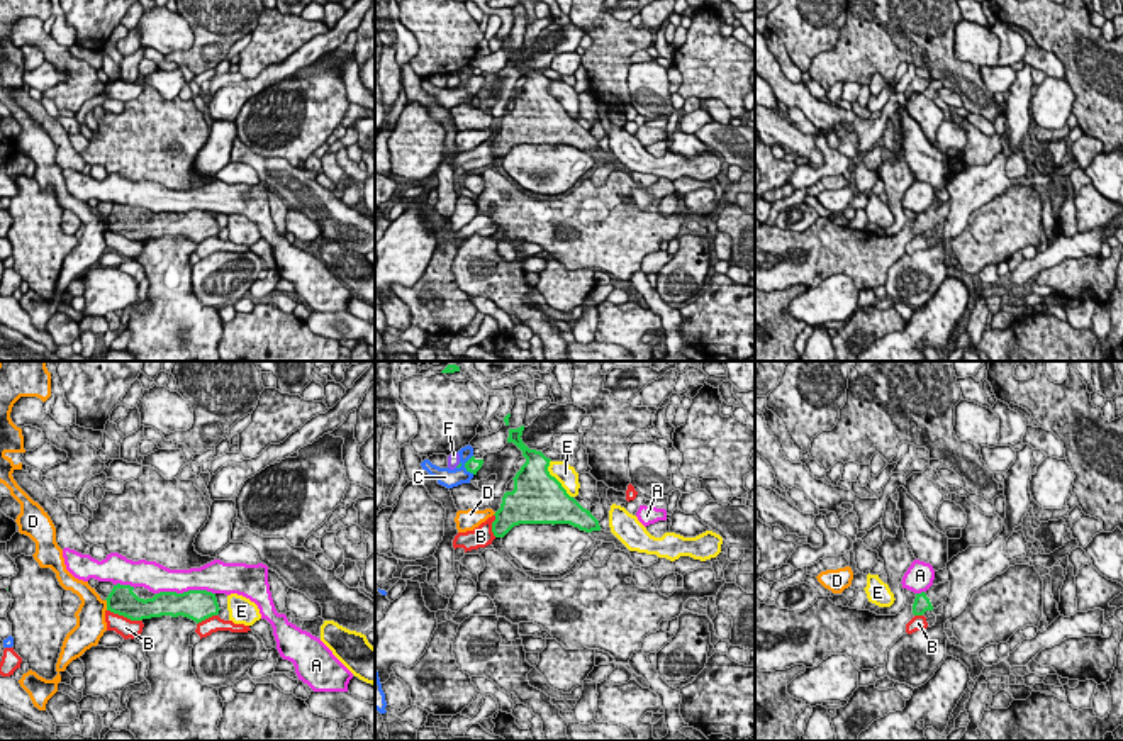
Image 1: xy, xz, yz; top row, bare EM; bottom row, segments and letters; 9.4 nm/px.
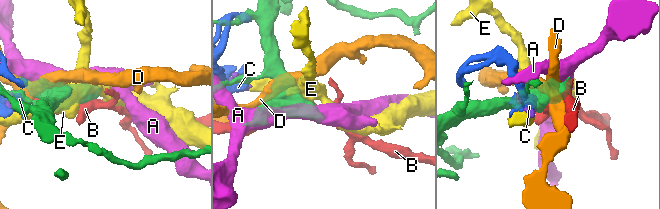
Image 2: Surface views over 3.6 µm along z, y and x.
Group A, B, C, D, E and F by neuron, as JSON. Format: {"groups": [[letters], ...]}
{"groups": [["A"], ["B"], ["C"], ["D"], ["E"], ["F"]]}

